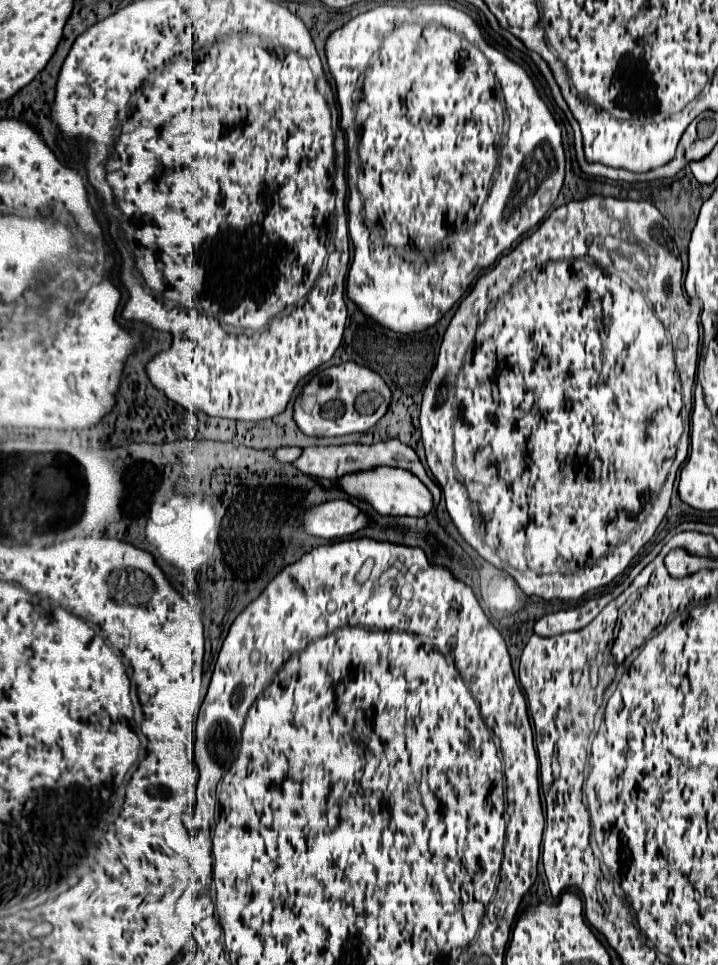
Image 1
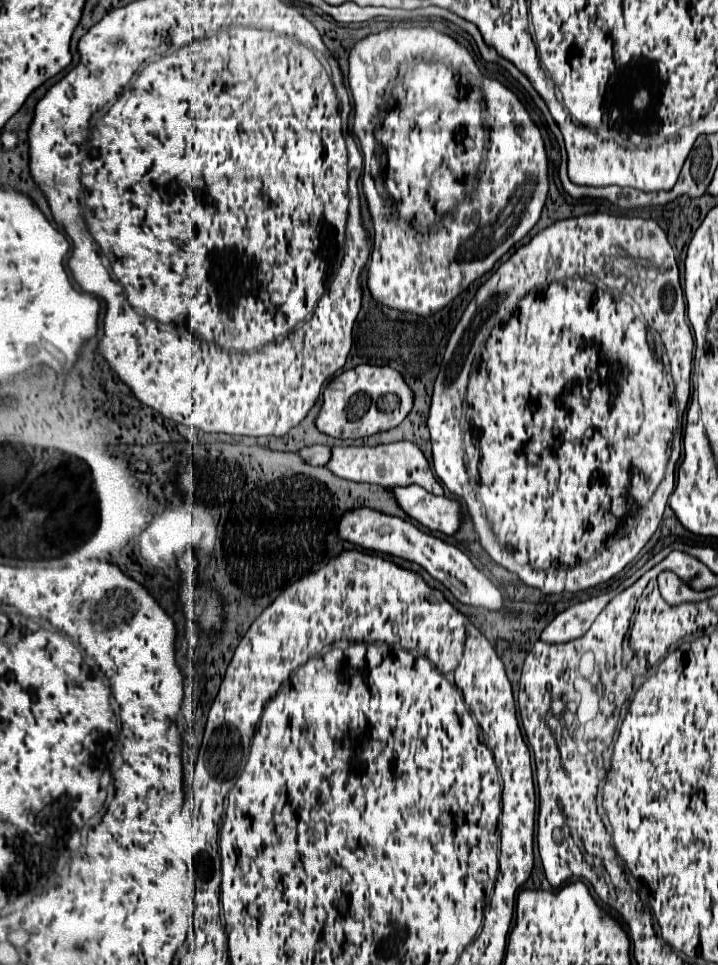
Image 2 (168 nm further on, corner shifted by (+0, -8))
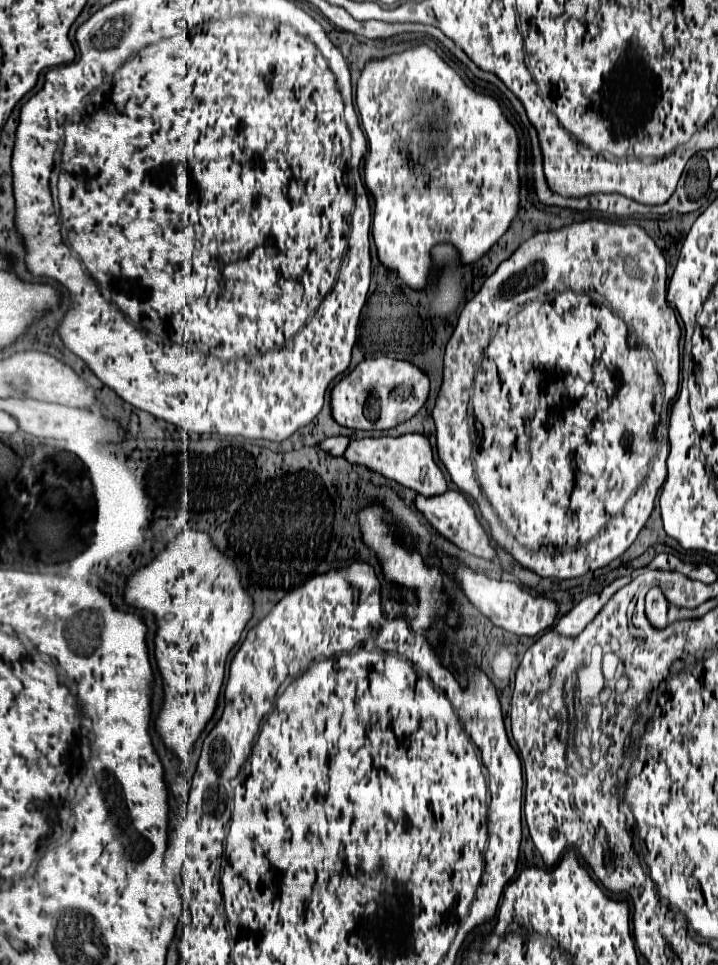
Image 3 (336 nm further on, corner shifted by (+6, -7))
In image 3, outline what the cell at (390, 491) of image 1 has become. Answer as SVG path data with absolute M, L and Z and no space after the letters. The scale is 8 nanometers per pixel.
M447 491L443 495L437 495L437 497L423 497L423 495L417 495L415 499L415 507L419 509L419 513L449 541L453 541L459 549L471 553L471 555L477 555L477 557L483 557L483 559L495 559L495 551L493 547L489 545L489 537L485 533L485 529L481 527L473 507L467 503L465 495L461 491Z

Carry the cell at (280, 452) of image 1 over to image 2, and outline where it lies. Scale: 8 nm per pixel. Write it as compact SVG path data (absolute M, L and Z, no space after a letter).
M309 446L309 448L303 448L301 450L301 456L309 462L309 464L319 464L319 466L325 466L329 460L331 460L331 448L329 446Z

